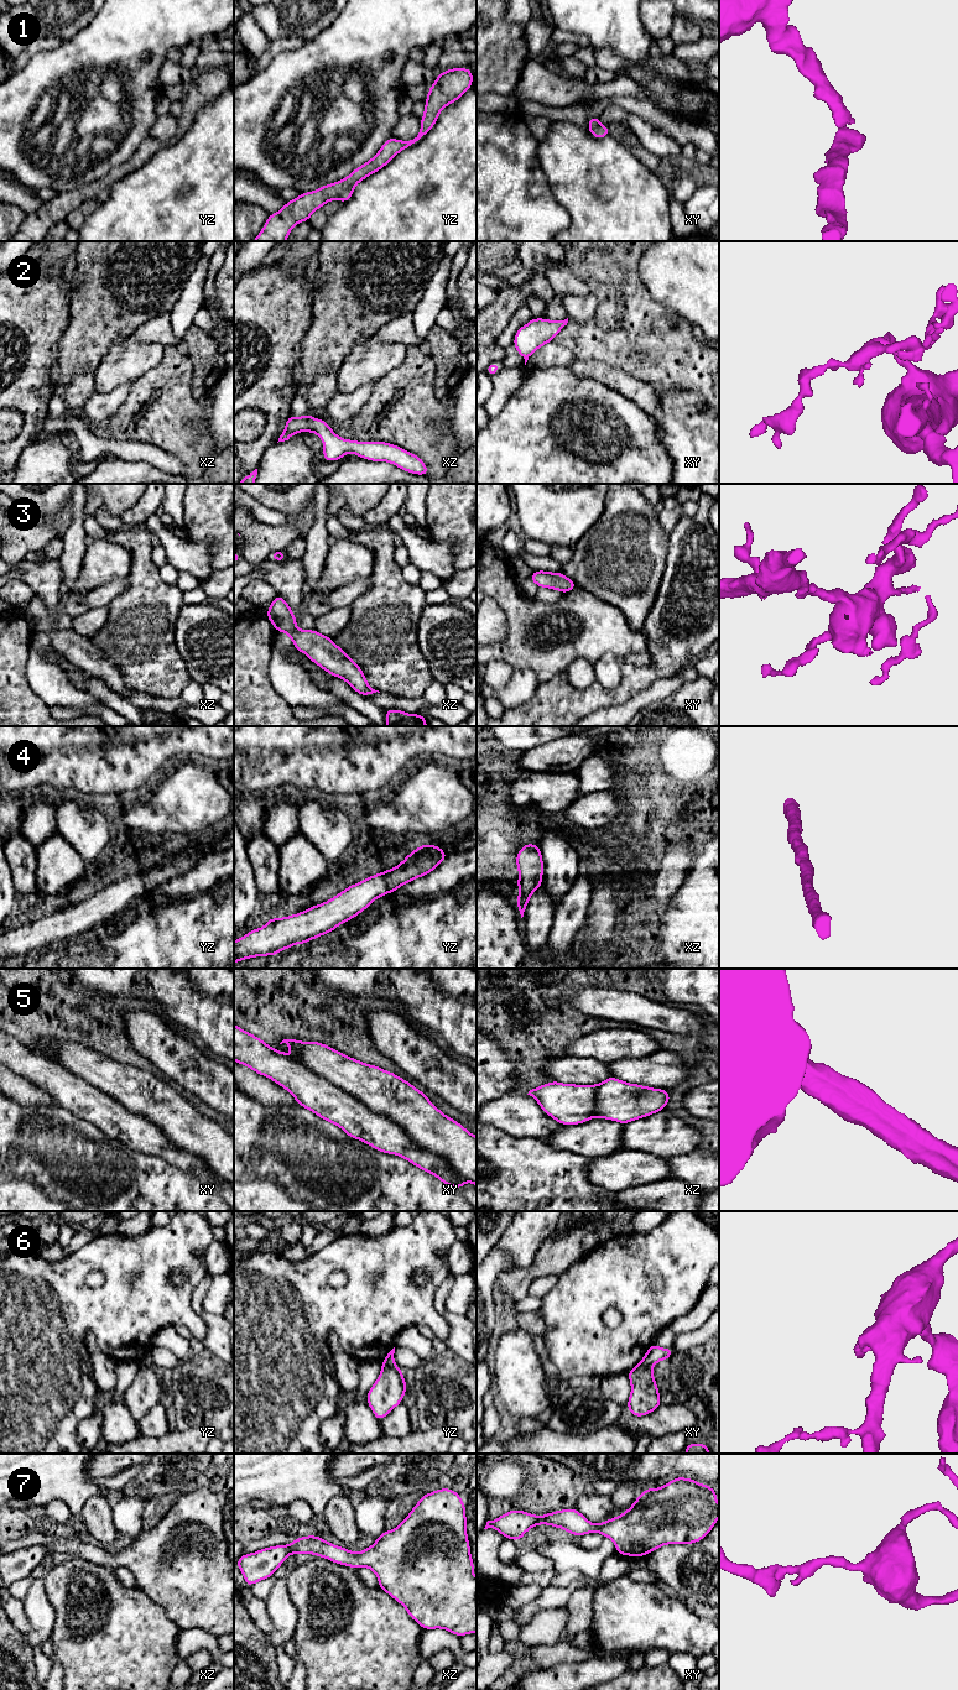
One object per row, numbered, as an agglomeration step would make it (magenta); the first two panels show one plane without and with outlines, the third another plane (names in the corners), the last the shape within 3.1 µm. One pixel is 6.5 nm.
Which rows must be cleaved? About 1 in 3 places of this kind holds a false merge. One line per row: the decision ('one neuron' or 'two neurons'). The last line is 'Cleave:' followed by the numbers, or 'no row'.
1: one neuron
2: one neuron
3: one neuron
4: one neuron
5: two neurons
6: two neurons
7: one neuron
Cleave: 5, 6

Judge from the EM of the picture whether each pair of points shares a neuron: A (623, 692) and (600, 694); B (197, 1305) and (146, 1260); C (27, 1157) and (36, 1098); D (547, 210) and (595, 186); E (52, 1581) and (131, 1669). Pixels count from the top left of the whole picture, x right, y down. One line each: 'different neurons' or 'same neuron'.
A: same neuron
B: different neurons
C: different neurons
D: different neurons
E: same neuron

